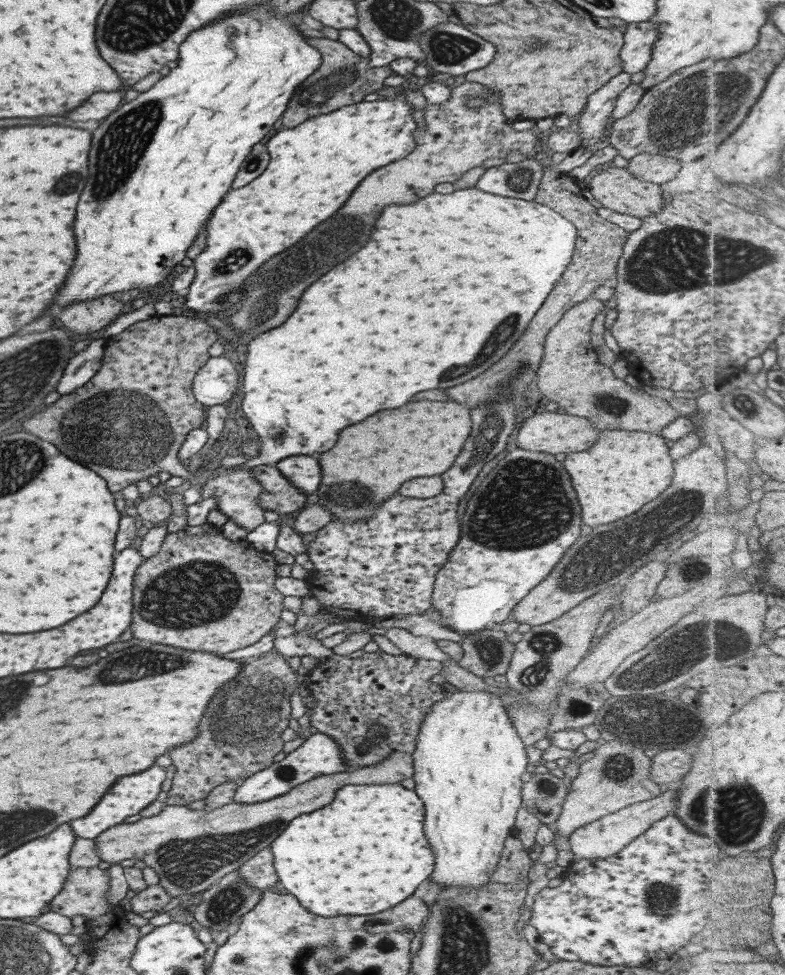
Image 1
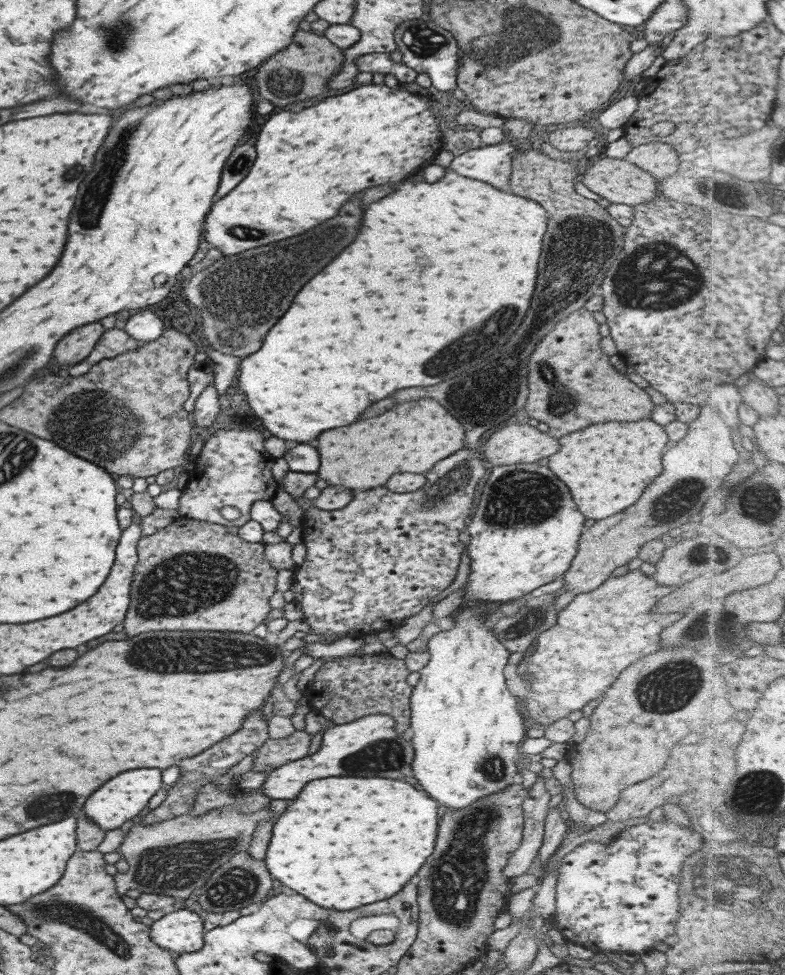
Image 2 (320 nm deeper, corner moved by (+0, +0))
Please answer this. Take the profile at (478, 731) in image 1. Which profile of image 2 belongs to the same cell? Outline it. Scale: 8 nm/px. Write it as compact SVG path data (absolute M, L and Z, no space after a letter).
M476 603L458 608L452 615L452 628L429 637L426 644L428 661L418 670L419 681L412 686L410 694L413 778L427 796L455 811L511 784L511 776L520 770L515 759L521 753L520 745L526 736L522 723L525 716L501 673L510 652L495 636L496 629L485 626L487 615L477 612L474 605Z

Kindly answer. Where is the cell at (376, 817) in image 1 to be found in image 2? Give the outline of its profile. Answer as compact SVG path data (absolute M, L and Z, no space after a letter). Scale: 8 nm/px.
M311 779L275 820L265 866L275 880L313 904L351 910L399 892L431 854L435 830L435 802L401 780Z

